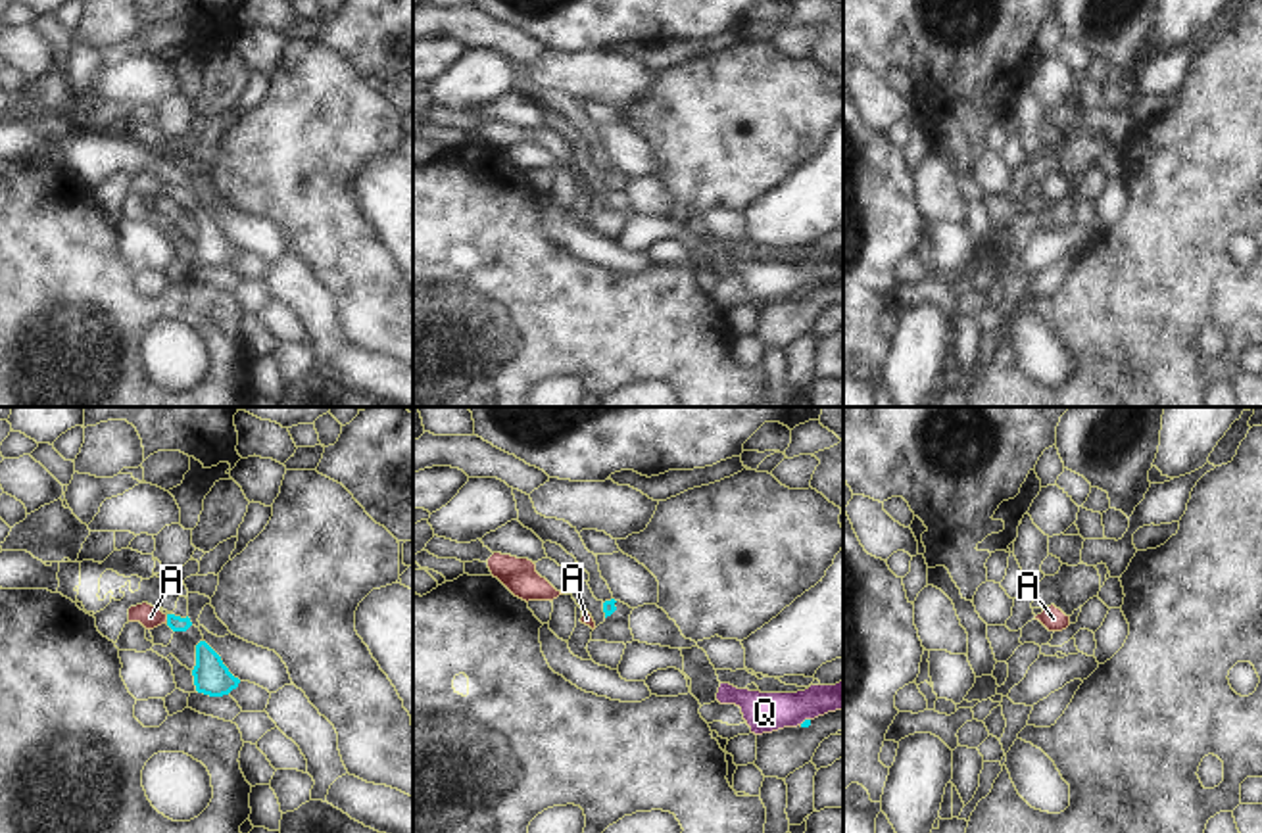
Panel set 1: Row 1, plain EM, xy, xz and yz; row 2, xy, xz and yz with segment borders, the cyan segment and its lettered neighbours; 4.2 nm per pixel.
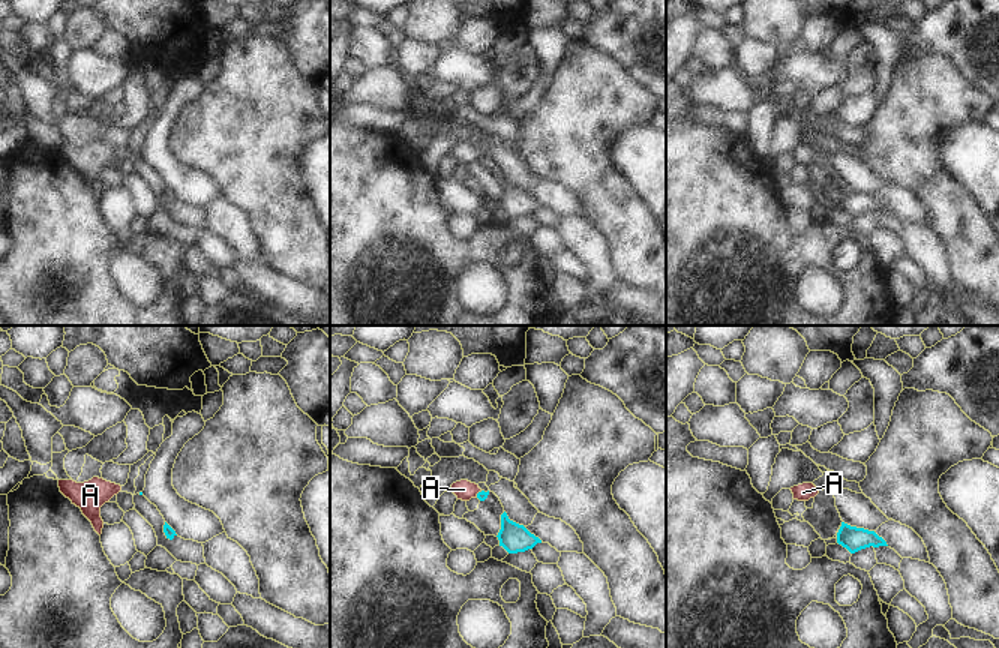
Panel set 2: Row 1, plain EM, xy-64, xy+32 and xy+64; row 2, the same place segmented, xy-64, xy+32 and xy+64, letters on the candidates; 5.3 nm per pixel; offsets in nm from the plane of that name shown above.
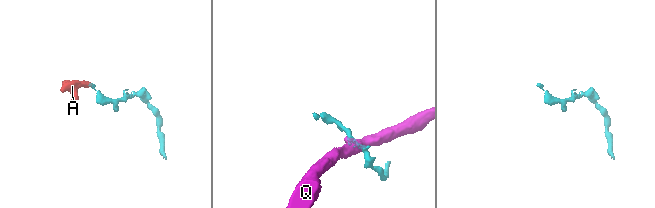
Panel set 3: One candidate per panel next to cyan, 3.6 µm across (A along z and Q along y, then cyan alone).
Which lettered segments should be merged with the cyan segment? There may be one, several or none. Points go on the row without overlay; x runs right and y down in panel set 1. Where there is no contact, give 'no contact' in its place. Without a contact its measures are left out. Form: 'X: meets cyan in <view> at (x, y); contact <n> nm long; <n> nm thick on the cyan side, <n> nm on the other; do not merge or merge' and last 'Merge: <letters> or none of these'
A: meets cyan in xy at (168, 189); contact 40 nm long; 60 nm thick on the cyan side, 90 nm on the other; merge
Q: meets cyan in xz at (805, 290); contact 50 nm long; 30 nm thick on the cyan side, 170 nm on the other; do not merge
Merge: A

